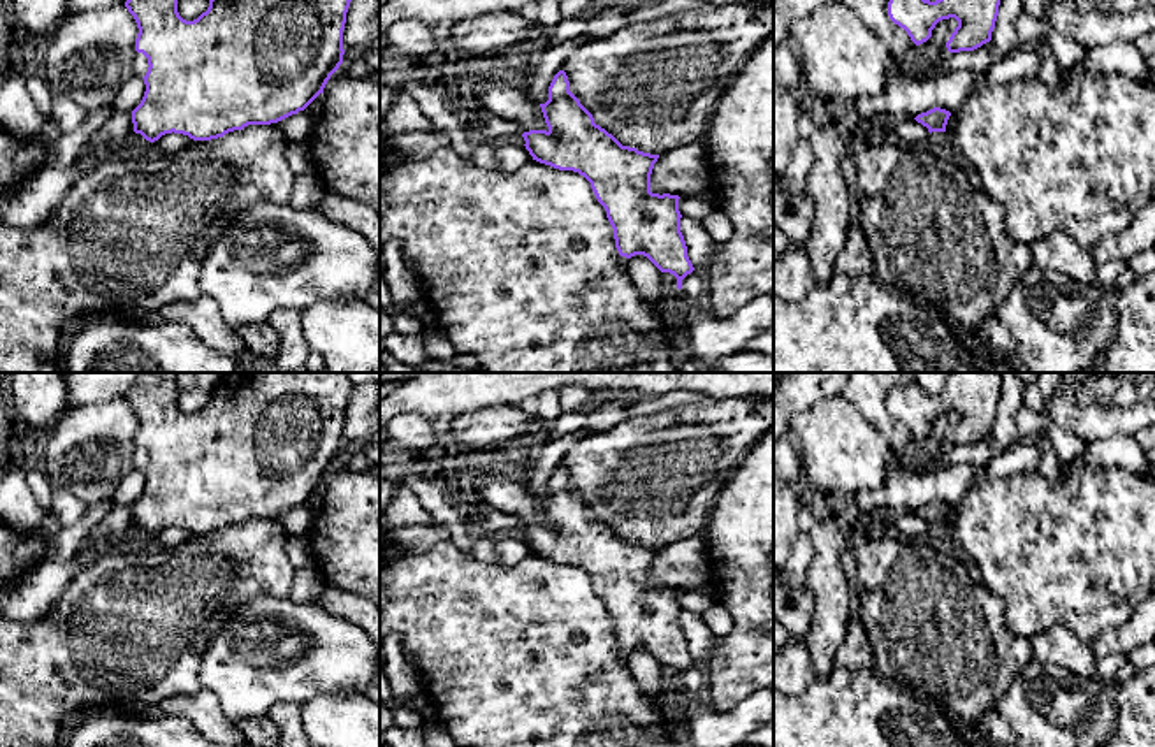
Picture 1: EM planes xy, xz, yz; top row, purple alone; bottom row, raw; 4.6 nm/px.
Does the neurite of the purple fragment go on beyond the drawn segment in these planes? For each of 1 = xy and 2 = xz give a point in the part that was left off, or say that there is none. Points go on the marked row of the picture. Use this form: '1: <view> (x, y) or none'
1: none
2: none

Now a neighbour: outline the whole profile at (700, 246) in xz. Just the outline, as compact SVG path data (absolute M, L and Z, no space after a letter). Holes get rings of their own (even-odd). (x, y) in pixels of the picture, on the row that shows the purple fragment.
M682 216L680 232L684 236L687 246L687 257L694 271L703 274L716 250L716 243L707 234L703 221L698 221L694 218Z

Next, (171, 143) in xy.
M165 134L162 135L158 141L155 141L156 148L158 148L158 153L162 155L174 155L188 146L192 146L193 139L190 139L188 135L183 135L183 134Z

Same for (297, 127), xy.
M304 109L297 114L292 114L276 125L281 128L288 142L308 141L315 118Z

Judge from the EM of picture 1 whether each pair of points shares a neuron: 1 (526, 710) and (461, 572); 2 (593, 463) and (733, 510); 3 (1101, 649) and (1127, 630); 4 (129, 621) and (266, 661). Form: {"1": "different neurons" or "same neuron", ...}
{"1": "same neuron", "2": "different neurons", "3": "same neuron", "4": "different neurons"}

